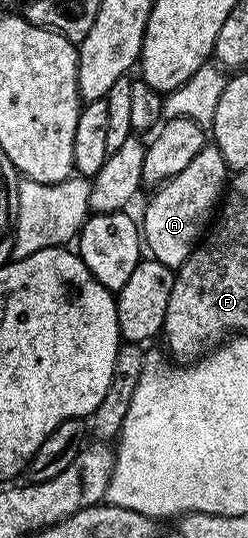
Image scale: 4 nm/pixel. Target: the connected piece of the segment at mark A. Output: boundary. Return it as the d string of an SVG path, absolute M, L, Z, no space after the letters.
M207 143L200 154L180 170L180 174L161 185L155 191L158 193L147 202L146 213L140 216L140 231L149 255L164 262L164 266L175 270L181 268L184 261L193 257L208 225L215 219L216 209L227 187L228 169L224 158L217 144Z

